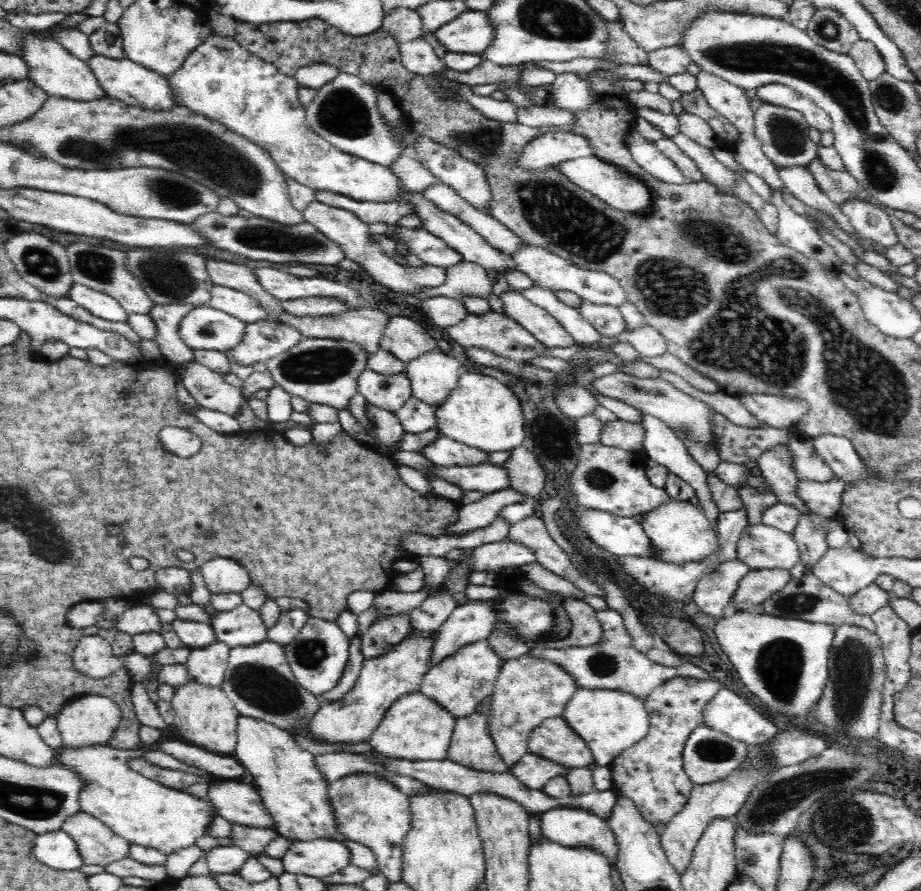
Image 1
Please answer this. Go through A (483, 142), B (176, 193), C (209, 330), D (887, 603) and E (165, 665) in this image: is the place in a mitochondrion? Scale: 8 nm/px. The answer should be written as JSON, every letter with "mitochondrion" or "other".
{"A":"mitochondrion","B":"mitochondrion","C":"mitochondrion","D":"other","E":"other"}

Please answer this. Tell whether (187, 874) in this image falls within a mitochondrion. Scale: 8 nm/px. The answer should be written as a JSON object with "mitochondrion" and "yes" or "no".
{"mitochondrion":"no"}

